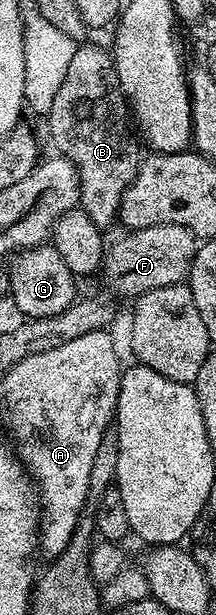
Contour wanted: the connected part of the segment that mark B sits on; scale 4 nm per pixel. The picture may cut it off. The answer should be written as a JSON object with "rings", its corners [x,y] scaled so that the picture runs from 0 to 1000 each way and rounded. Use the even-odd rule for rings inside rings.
{"rings":[[[370,72],[218,189],[259,247],[338,265],[375,296],[370,341],[463,372],[551,356],[579,311],[662,263],[657,234],[606,205],[597,167],[532,120],[519,88],[449,73]]]}

